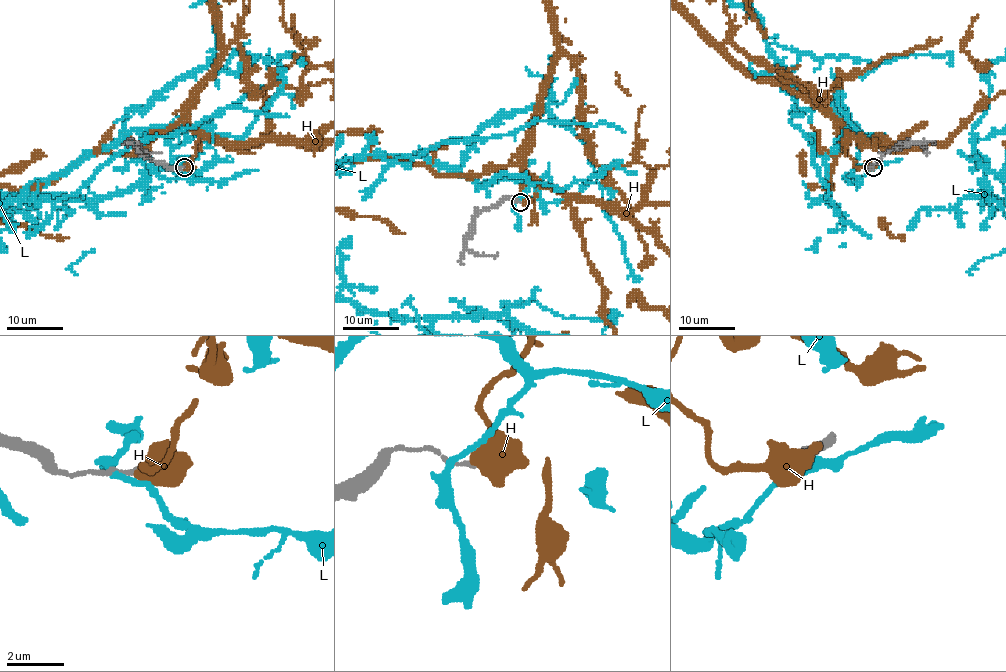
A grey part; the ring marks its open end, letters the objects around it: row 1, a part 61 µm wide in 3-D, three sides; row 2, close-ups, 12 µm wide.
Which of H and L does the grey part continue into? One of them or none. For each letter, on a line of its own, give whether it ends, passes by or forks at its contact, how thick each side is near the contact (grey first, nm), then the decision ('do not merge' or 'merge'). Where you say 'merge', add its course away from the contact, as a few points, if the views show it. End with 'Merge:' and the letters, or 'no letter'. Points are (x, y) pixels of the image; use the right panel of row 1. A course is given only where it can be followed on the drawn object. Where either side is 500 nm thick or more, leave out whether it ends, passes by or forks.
H: calibres 150 and 600 nm; do not merge
L: it passes by; calibres 180 and 240 nm; do not merge
Merge: no letter

